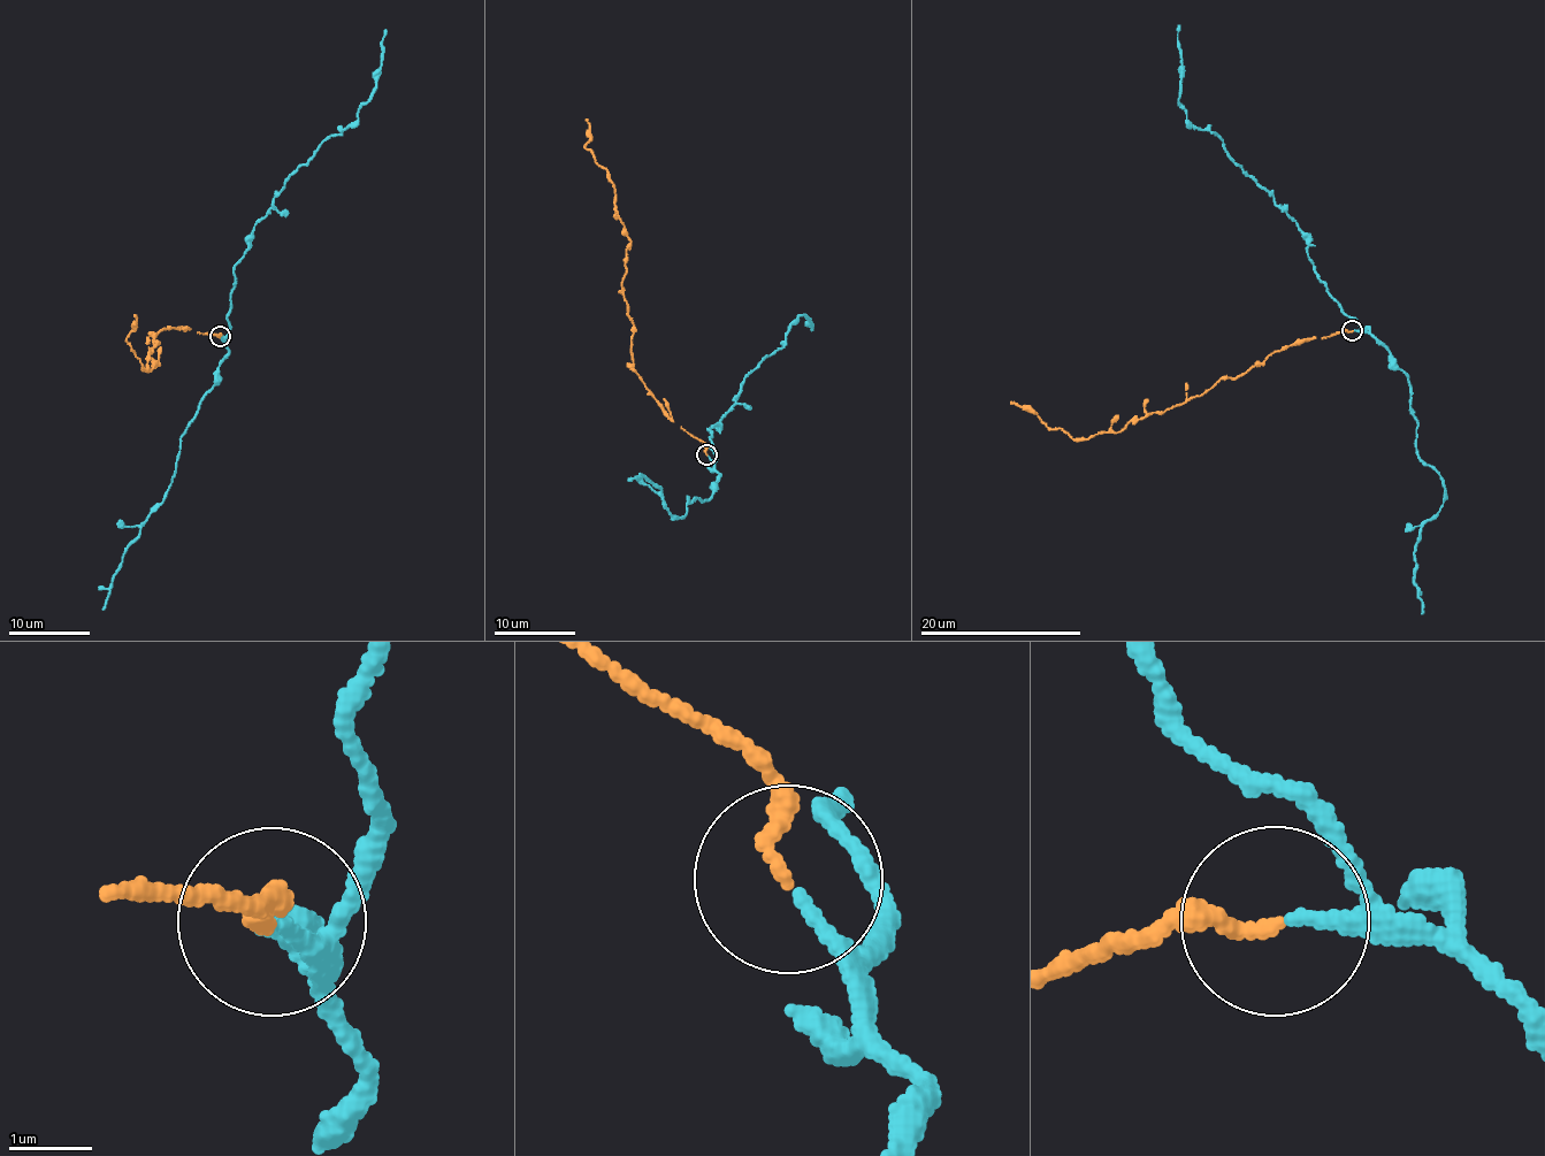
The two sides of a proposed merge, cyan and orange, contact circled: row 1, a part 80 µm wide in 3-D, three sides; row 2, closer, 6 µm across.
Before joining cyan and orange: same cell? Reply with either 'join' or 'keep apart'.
join

